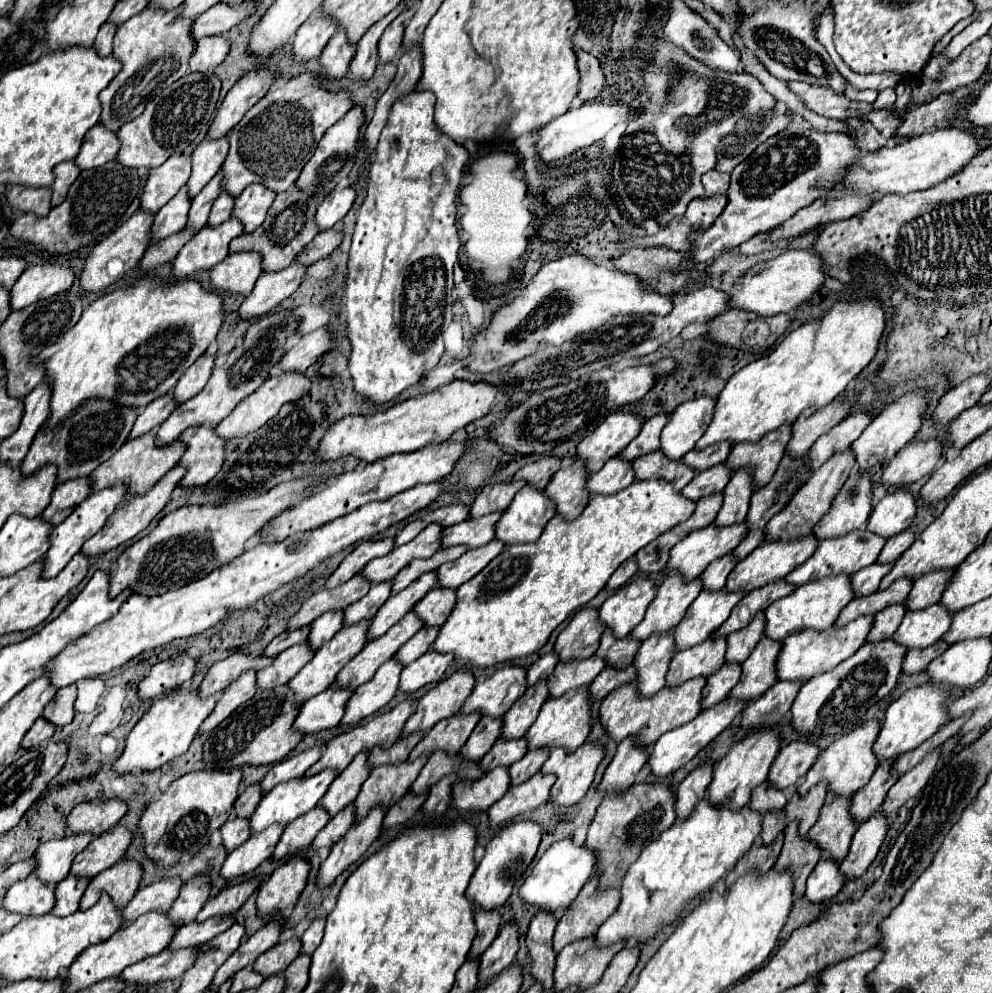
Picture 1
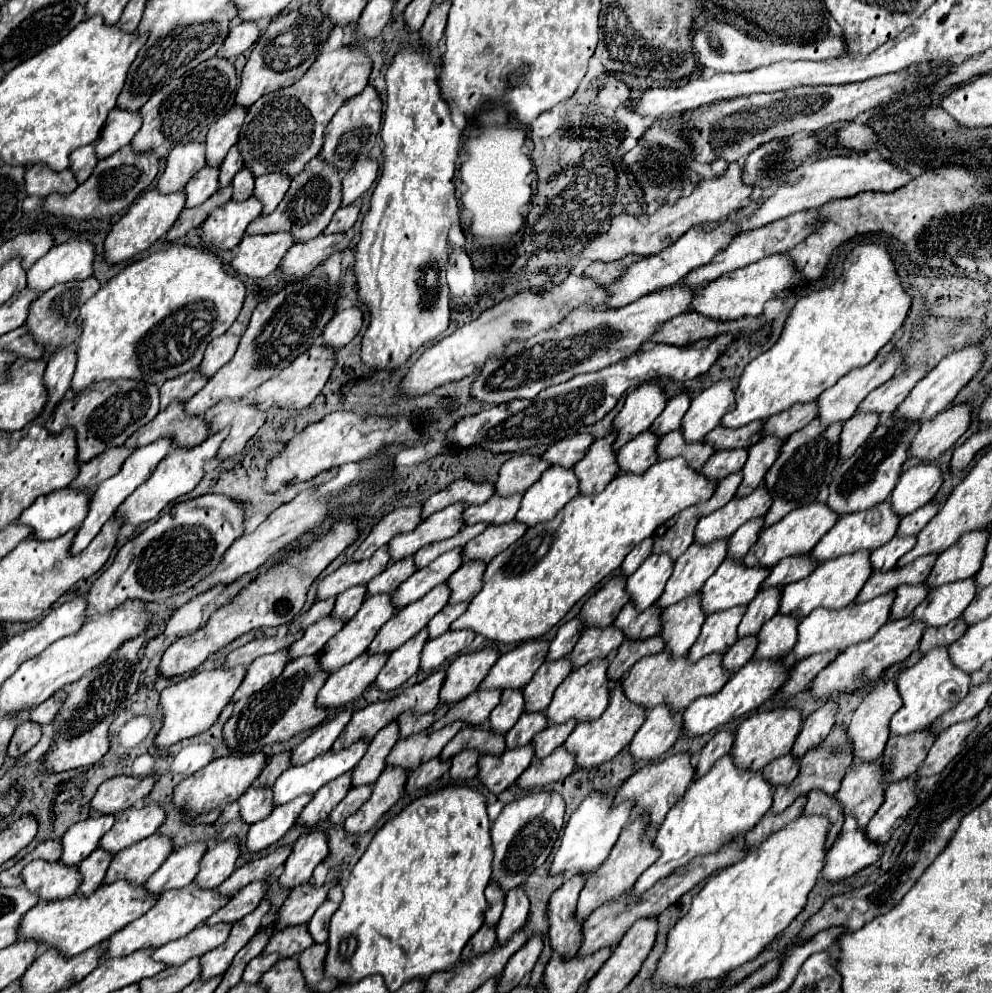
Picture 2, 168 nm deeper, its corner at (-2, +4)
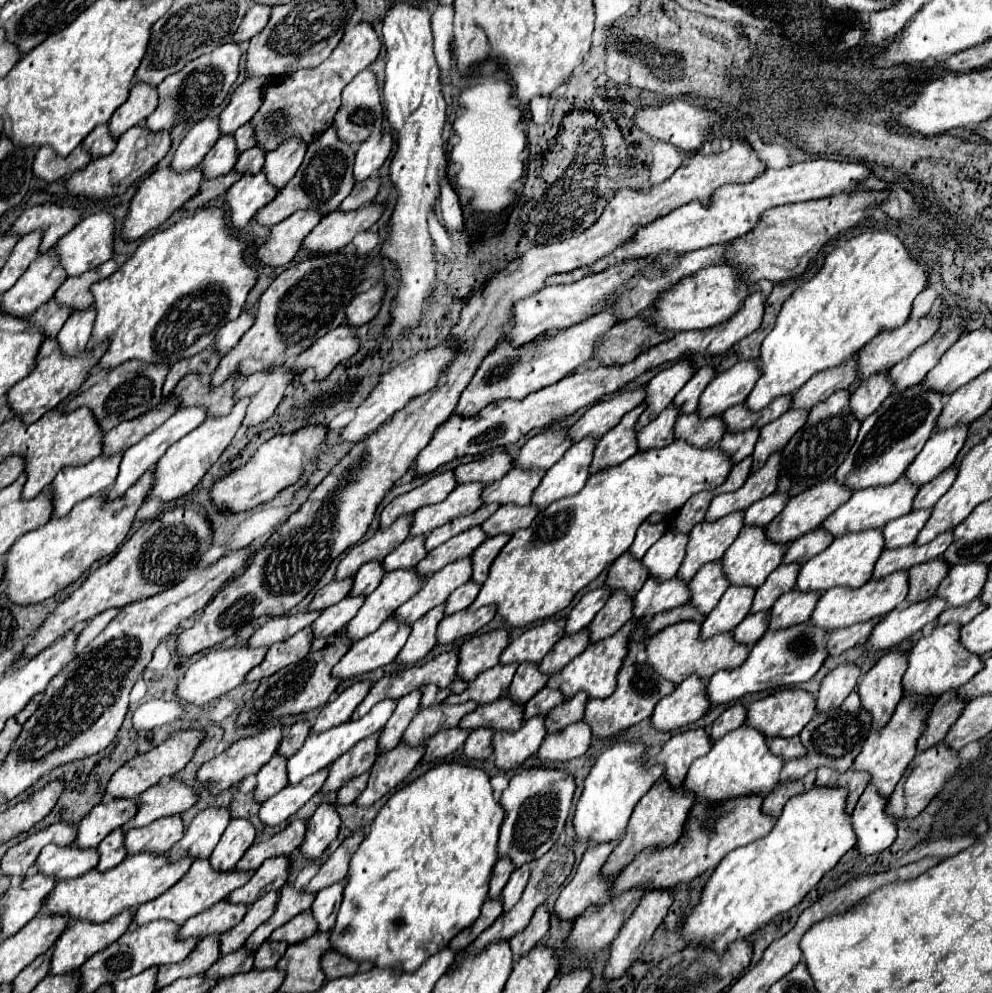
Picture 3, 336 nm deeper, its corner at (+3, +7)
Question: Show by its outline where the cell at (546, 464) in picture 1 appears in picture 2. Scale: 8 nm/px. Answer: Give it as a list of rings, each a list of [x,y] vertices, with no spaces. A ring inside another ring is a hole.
[[[588,434],[570,436],[570,438],[556,442],[554,446],[550,446],[540,458],[544,462],[548,462],[550,466],[572,468],[574,462],[578,462],[584,456],[584,452],[588,450],[590,444],[592,444],[592,436],[588,436]]]

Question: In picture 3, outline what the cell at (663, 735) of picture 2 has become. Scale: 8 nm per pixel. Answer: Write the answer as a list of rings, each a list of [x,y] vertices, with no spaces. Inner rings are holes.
[[[697,675],[679,683],[671,695],[657,703],[651,717],[653,727],[673,731],[701,719],[711,707],[709,699],[705,699],[705,683],[707,679],[697,679]]]

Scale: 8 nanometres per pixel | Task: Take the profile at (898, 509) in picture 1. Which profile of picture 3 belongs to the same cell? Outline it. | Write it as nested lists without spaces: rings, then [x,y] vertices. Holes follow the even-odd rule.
[[[967,425],[937,429],[925,443],[923,451],[909,465],[905,477],[911,483],[923,485],[929,483],[933,477],[937,477],[943,469],[951,467],[967,439],[967,431],[969,431]]]

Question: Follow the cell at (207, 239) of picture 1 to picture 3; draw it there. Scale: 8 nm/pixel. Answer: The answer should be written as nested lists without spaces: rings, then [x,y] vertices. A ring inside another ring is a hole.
[[[265,171],[259,173],[245,173],[229,191],[227,191],[227,207],[231,215],[233,227],[243,227],[249,223],[249,219],[265,207],[273,197],[277,195],[277,187],[273,187]]]

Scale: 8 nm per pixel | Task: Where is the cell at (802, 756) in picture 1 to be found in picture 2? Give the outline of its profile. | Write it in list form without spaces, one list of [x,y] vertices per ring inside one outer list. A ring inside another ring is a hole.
[[[830,700],[820,710],[816,710],[812,716],[806,718],[806,722],[790,750],[790,754],[794,758],[800,760],[804,756],[804,750],[812,750],[814,746],[820,746],[822,738],[826,738],[826,734],[834,726],[834,712],[836,712],[836,704]]]

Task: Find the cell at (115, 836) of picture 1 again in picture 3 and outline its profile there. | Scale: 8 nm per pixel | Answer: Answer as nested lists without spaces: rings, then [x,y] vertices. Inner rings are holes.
[[[167,779],[161,785],[155,785],[141,793],[141,803],[137,815],[123,825],[123,831],[129,831],[131,827],[145,827],[153,823],[155,819],[185,813],[197,803],[197,793],[193,787],[185,785],[179,779]]]

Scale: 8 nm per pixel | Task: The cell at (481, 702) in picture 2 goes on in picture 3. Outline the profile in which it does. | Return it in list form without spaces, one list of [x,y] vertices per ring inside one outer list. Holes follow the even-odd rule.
[[[517,663],[491,667],[491,669],[483,671],[477,679],[473,679],[471,685],[463,693],[449,695],[445,699],[445,703],[465,703],[469,699],[477,701],[479,705],[491,703],[491,701],[495,701],[503,693],[503,689],[509,689],[509,683],[511,683],[517,667],[519,667]]]

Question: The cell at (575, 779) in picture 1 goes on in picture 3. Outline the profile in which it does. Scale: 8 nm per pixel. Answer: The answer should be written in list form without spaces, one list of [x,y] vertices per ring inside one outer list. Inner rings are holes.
[[[647,663],[623,665],[623,669],[619,671],[615,693],[605,699],[589,699],[585,709],[585,723],[591,725],[595,737],[613,737],[619,731],[625,731],[627,727],[651,717],[657,701],[669,695],[673,689],[675,683],[669,683],[669,679],[661,679],[661,675],[653,675],[653,669]]]

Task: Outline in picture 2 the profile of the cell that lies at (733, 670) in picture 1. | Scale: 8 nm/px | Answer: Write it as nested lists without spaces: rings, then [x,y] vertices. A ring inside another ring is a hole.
[[[748,636],[738,640],[726,654],[724,654],[724,670],[730,674],[736,674],[742,666],[746,666],[752,660],[752,654],[756,650],[756,636]]]

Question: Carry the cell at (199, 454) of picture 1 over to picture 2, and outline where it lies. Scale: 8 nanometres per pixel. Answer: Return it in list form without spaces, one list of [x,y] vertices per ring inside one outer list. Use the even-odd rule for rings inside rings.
[[[222,400],[220,404],[212,406],[206,414],[204,414],[206,422],[210,422],[210,436],[216,434],[218,430],[226,430],[226,426],[230,426],[230,434],[226,436],[226,440],[222,442],[218,456],[222,460],[232,458],[234,454],[242,452],[246,442],[256,434],[256,430],[264,424],[266,414],[262,410],[258,410],[258,406],[254,406],[250,400]]]

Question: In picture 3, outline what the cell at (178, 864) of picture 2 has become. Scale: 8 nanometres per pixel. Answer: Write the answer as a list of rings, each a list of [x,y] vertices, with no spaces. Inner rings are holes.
[[[209,807],[205,811],[199,811],[195,819],[189,823],[185,837],[171,847],[169,851],[171,859],[173,861],[183,857],[209,859],[229,821],[231,821],[229,807]]]

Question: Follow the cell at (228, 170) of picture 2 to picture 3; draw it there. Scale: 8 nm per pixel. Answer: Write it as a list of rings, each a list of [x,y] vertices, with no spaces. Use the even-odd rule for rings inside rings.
[[[245,123],[245,125],[235,133],[235,141],[237,141],[237,149],[239,149],[239,151],[245,151],[245,149],[253,147],[253,145],[255,145],[253,125],[251,125],[251,123]]]

